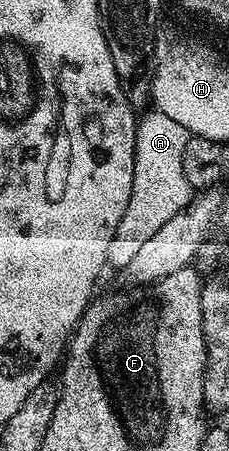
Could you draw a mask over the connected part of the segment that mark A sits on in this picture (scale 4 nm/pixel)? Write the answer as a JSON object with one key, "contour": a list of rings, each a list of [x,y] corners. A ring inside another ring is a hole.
{"contour":[[[153,109],[147,110],[146,116],[137,120],[134,129],[134,172],[132,173],[132,193],[128,197],[128,209],[124,209],[124,217],[112,237],[112,245],[108,245],[108,263],[111,268],[124,269],[132,257],[143,247],[144,241],[164,225],[164,221],[172,221],[180,209],[184,209],[192,198],[192,189],[188,185],[188,177],[184,177],[184,145],[192,138],[190,131],[184,129],[172,117]]]}

